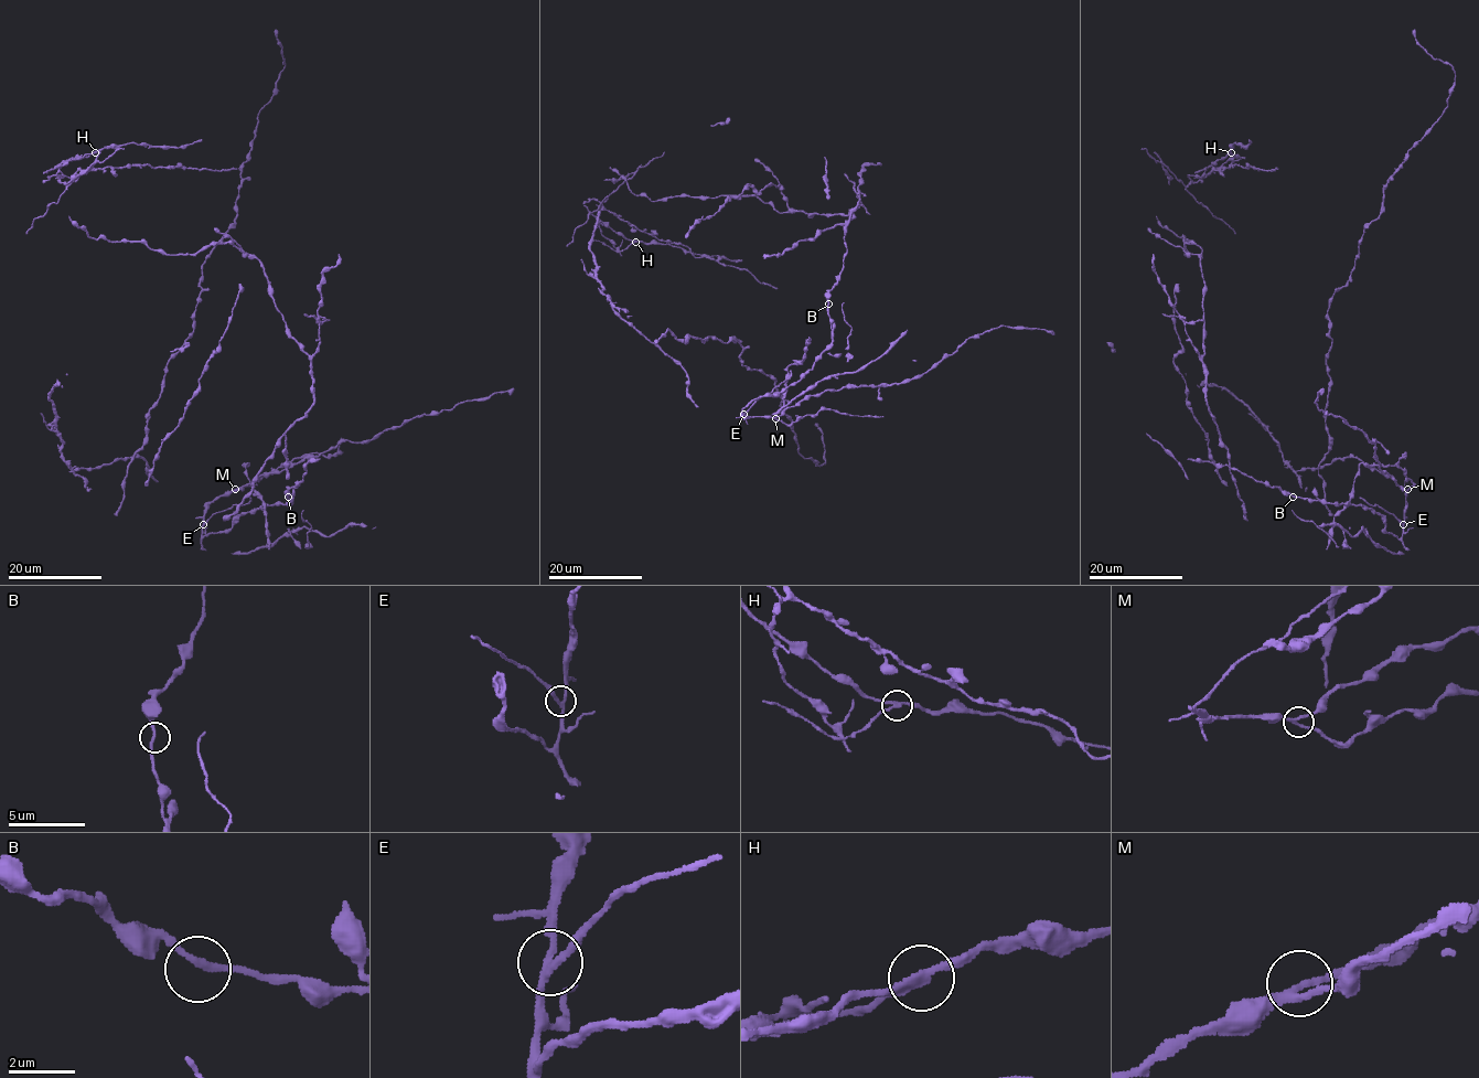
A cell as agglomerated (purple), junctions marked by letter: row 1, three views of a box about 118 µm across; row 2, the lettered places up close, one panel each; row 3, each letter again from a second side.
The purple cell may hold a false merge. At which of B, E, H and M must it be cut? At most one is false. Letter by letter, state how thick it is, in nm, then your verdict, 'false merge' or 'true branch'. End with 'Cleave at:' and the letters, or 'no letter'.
B: 200 nm thick; true branch
E: 190 nm thick; true branch
H: 190 nm thick; false merge
M: 200 nm thick; true branch
Cleave at: H

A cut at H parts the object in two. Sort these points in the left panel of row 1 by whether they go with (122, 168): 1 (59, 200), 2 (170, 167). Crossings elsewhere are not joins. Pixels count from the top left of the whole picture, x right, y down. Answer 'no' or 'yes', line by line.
1: yes
2: yes

